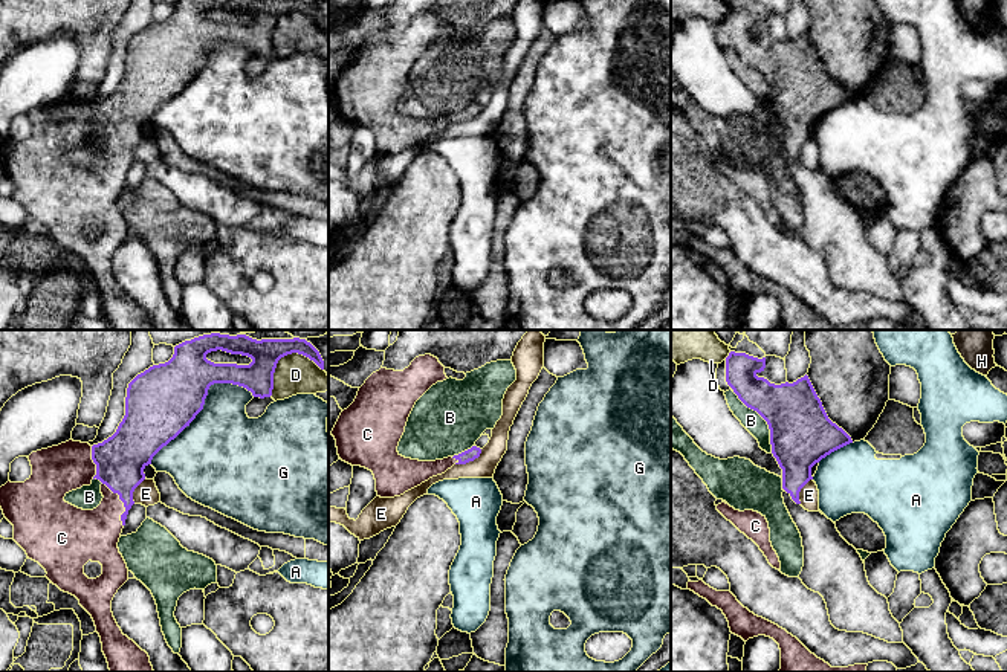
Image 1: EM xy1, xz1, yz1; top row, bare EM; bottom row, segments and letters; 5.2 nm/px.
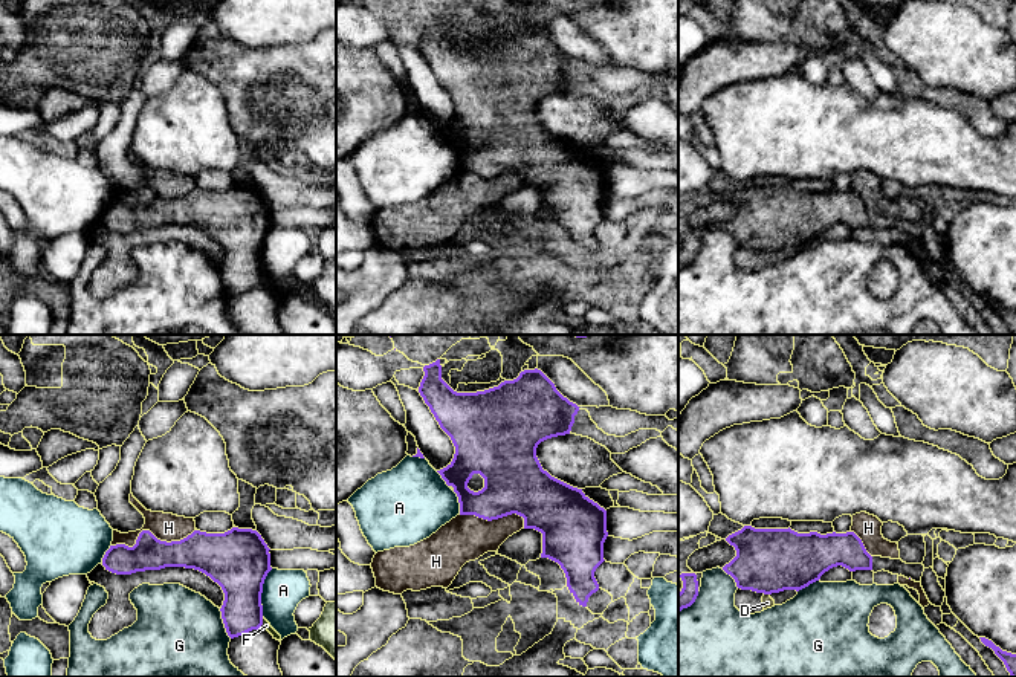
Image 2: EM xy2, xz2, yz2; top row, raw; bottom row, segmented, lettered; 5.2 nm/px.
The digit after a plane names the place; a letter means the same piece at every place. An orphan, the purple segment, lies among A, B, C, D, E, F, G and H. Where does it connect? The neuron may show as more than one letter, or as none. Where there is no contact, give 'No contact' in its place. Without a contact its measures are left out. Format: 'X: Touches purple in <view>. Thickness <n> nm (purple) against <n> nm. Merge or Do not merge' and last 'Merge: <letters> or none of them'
A: Touches purple in xy2. Thickness 320 nm (purple) against 220 nm. Do not merge
B: Touches purple in yz1. Thickness 340 nm (purple) against 100 nm. Do not merge
C: Touches purple in xy1. Thickness 260 nm (purple) against 280 nm. Merge
D: Touches purple in xy1. Thickness 160 nm (purple) against 200 nm. Do not merge
E: Touches purple in xz1. Thickness 70 nm (purple) against 120 nm. Do not merge
F: Touches purple in xy2. Thickness 220 nm (purple) against 50 nm. Do not merge
G: Touches purple in xy1. Thickness 380 nm (purple) against 420 nm. Do not merge
H: Touches purple in xy2. Thickness 180 nm (purple) against 150 nm. Do not merge
Merge: C

